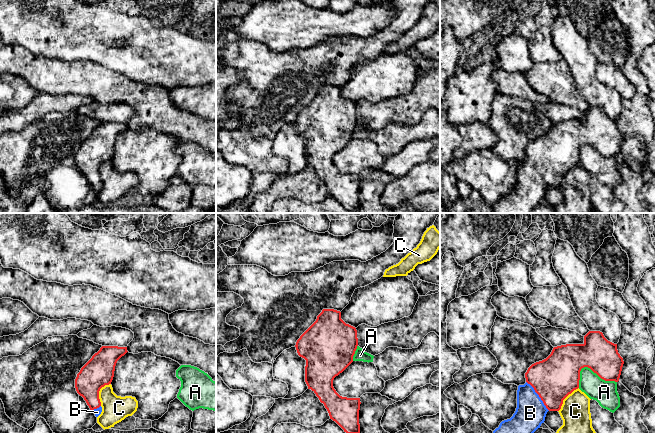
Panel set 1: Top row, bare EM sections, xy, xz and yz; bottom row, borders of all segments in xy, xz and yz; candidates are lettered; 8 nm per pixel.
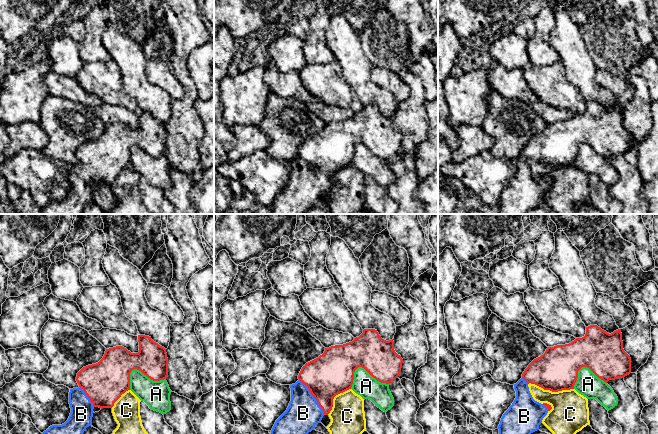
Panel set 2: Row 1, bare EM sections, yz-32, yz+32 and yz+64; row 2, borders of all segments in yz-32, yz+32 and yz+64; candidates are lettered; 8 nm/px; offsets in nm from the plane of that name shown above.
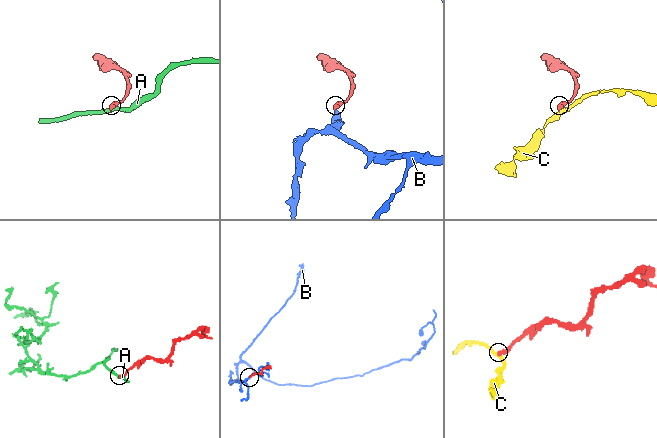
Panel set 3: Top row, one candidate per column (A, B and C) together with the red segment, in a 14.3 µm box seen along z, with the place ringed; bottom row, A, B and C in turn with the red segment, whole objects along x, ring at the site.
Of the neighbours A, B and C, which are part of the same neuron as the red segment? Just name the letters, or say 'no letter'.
B

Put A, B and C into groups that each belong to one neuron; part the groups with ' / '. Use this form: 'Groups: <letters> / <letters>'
Groups: A / B / C

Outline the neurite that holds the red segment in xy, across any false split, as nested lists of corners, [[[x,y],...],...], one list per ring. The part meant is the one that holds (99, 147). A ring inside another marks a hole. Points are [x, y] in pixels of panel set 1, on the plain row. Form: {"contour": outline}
{"contour": [[[102,122],[77,150],[76,167],[96,193],[102,188],[99,167],[105,161],[111,160],[116,139],[127,128],[127,123]]]}

